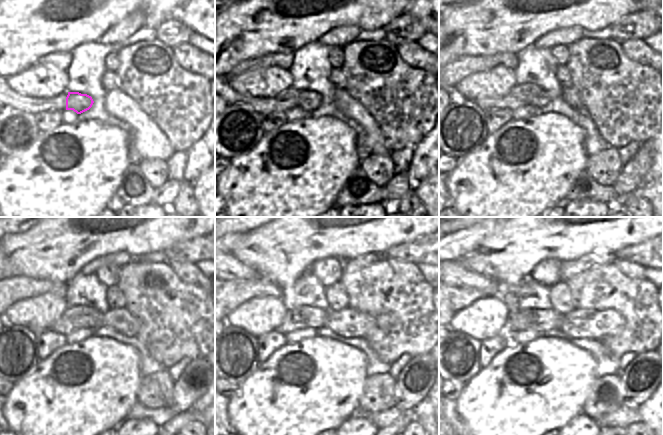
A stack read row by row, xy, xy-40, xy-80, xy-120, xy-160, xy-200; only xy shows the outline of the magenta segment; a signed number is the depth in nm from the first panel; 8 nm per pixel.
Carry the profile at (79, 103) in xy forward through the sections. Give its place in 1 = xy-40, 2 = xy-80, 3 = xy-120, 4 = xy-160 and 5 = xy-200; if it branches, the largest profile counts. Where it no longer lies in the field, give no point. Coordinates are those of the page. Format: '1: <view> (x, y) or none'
1: xy-40 (308, 100)
2: xy-80 (539, 101)
3: xy-120 (121, 320)
4: xy-160 (350, 323)
5: xy-200 (583, 323)

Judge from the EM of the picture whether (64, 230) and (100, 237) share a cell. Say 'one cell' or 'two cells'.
one cell

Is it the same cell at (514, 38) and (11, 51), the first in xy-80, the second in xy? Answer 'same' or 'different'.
same

